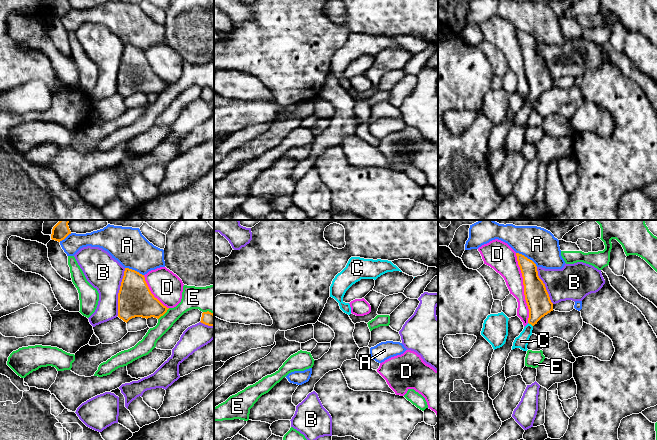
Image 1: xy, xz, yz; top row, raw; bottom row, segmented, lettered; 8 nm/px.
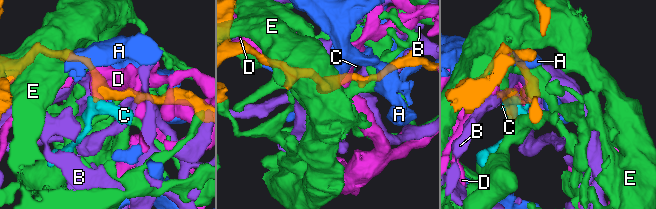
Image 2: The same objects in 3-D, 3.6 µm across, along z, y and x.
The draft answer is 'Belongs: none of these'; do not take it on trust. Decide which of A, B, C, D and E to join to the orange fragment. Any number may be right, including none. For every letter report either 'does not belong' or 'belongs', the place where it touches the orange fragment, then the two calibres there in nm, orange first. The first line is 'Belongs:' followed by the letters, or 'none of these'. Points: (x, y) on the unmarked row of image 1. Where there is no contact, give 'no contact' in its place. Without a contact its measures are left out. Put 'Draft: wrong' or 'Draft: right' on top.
Draft: wrong
Belongs: C
A: does not belong; contact yz (526, 33); calibres 160 and 280 nm
B: does not belong; contact xy (119, 68); calibres 280 and 280 nm
C: belongs; contact yz (530, 99); calibres 190 and 100 nm
D: does not belong; contact yz (524, 64); calibres 190 and 190 nm
E: does not belong; contact xy (163, 90); calibres 280 and 140 nm

